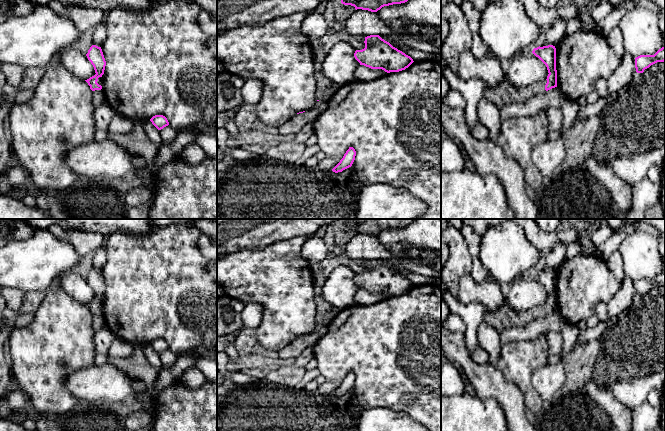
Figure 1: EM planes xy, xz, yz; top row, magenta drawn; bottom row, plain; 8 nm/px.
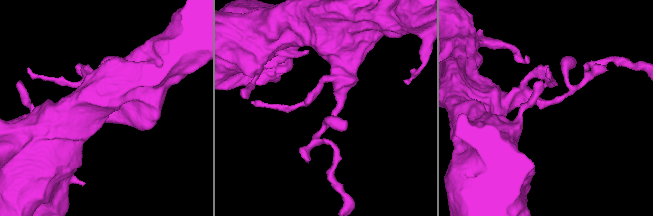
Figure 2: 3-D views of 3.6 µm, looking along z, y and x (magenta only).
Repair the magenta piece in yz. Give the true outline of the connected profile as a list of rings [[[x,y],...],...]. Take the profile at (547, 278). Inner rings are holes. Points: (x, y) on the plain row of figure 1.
[[[553,269],[534,272],[532,277],[538,281],[547,291],[548,300],[545,314],[548,315],[557,311],[557,294],[556,294],[556,272]]]

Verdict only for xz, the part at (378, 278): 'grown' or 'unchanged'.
unchanged

